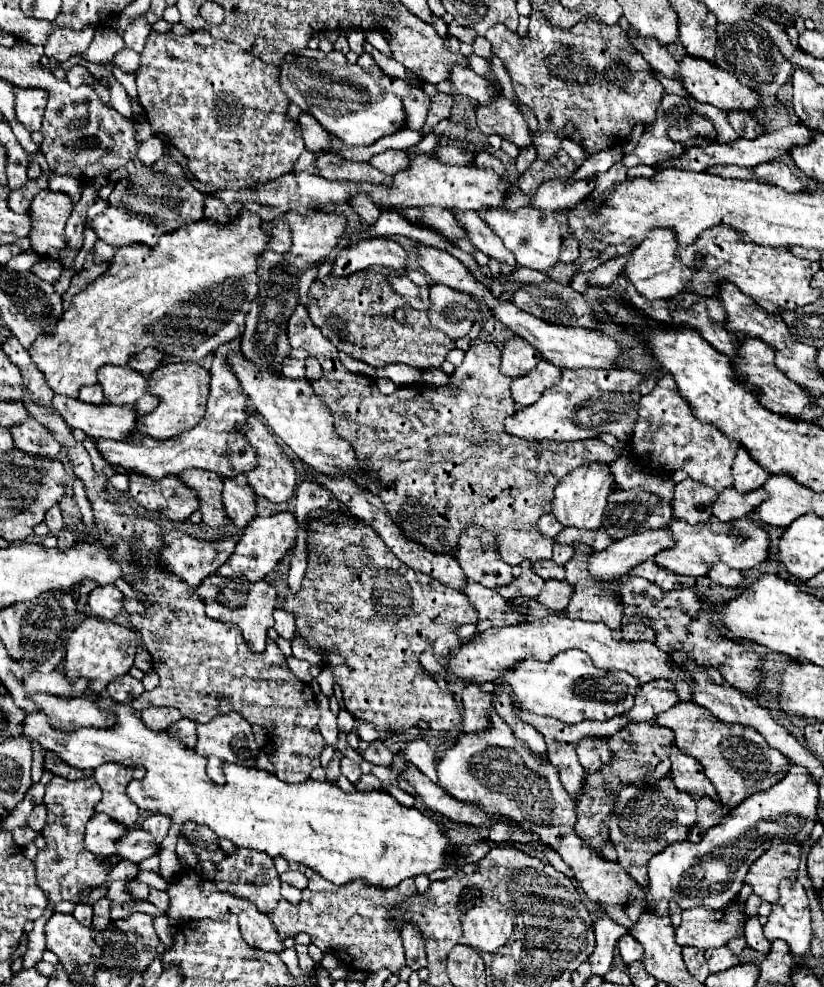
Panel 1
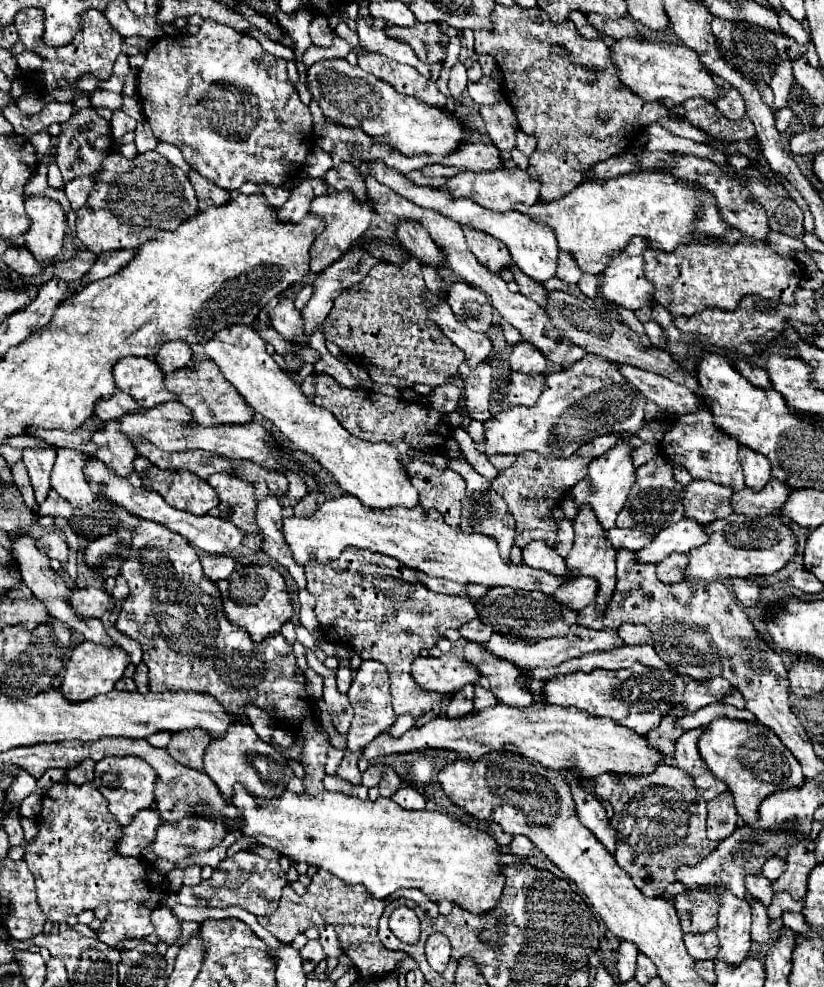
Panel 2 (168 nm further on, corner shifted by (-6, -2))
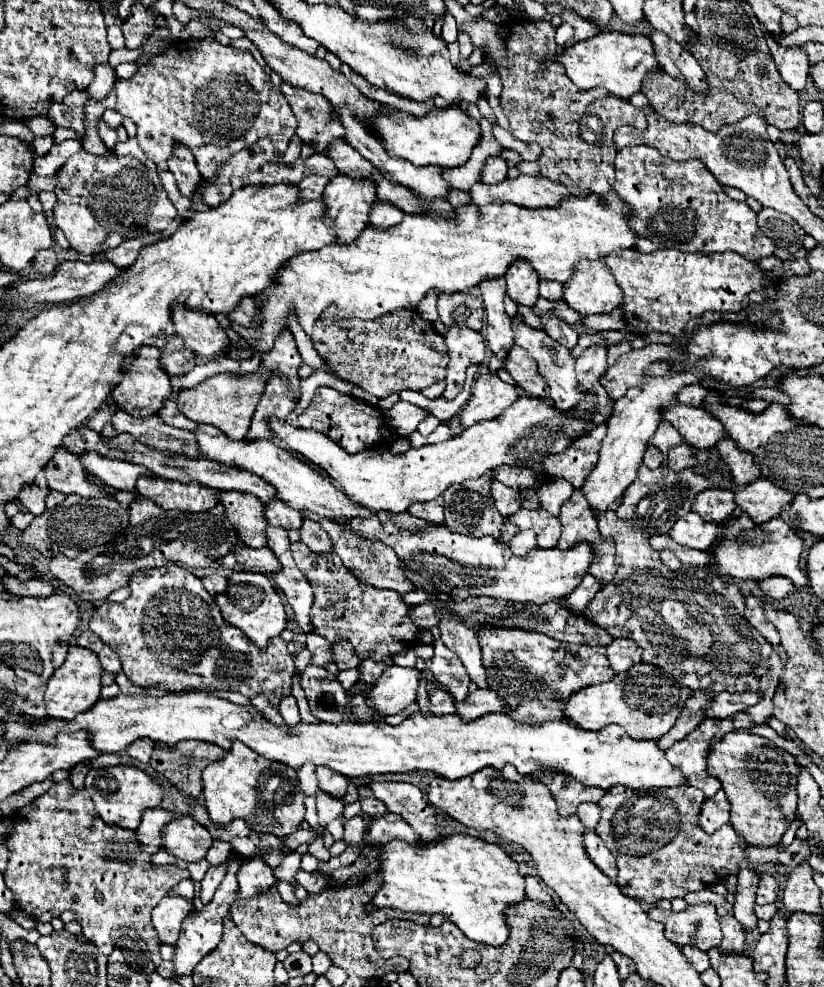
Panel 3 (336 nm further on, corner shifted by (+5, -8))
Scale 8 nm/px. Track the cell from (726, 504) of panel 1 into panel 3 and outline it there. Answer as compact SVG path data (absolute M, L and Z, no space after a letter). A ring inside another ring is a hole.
M756 478L744 488L738 486L734 496L738 508L746 512L756 524L776 518L794 500L792 492L784 492L784 488L778 488L766 478Z

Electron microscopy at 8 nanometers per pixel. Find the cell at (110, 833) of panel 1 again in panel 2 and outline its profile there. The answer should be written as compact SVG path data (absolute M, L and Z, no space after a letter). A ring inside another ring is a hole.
M155 810L139 812L129 826L123 828L121 838L115 844L115 852L121 856L139 856L143 848L155 838Z

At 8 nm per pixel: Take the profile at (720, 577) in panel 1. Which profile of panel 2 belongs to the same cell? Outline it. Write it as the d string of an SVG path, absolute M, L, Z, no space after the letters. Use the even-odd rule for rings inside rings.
M731 578L729 586L735 594L735 598L743 604L743 606L755 606L757 598L759 598L759 590L761 586L755 580L745 580L745 578Z

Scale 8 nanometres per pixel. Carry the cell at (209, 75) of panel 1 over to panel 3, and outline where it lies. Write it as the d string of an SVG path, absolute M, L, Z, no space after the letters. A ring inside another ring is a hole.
M204 38L200 44L188 42L184 48L182 44L178 48L170 46L162 54L154 56L152 62L140 66L130 80L120 80L118 84L120 90L116 94L114 110L122 116L128 116L136 124L136 140L146 152L146 158L154 164L166 162L172 156L174 142L178 140L194 150L198 172L204 180L210 180L214 176L214 170L218 170L224 160L264 136L272 140L282 156L288 148L290 138L296 134L296 118L288 100L284 100L284 94L270 82L270 76L262 70L254 56L248 50L222 46L214 38Z

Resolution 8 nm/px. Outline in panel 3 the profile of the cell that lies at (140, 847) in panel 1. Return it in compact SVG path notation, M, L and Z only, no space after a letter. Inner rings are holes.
M190 816L172 820L172 824L168 824L168 828L164 830L164 848L184 862L202 860L210 844L210 832Z

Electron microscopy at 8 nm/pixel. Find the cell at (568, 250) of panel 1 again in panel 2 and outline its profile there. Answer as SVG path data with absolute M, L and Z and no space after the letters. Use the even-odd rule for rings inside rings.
M559 254L559 268L557 268L557 276L567 282L567 284L577 284L581 278L581 270L579 264L571 258L571 254Z

